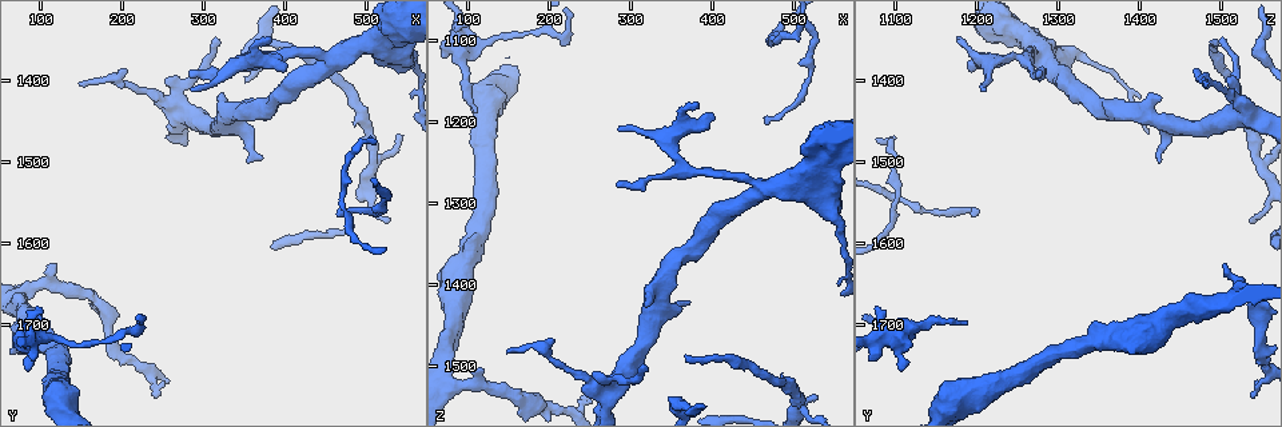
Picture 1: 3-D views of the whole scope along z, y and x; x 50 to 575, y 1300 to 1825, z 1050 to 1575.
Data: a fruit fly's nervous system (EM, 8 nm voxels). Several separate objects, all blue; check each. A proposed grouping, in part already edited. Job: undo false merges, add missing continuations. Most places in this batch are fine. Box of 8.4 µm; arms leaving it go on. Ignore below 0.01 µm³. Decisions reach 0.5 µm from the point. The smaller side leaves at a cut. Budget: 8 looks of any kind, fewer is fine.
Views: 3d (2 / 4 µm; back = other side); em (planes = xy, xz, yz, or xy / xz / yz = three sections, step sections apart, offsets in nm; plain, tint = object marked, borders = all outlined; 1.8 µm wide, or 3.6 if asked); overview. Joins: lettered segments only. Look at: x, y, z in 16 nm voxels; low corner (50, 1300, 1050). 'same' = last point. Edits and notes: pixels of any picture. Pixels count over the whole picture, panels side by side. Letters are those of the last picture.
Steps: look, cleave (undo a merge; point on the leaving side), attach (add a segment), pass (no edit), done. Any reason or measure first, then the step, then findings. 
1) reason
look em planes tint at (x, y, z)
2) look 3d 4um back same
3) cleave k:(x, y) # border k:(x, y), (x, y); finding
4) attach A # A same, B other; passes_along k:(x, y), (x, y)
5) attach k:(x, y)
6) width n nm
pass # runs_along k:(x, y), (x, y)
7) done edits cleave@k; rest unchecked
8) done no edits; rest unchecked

an open end
look em planes borders at (110, 1695, 1190)

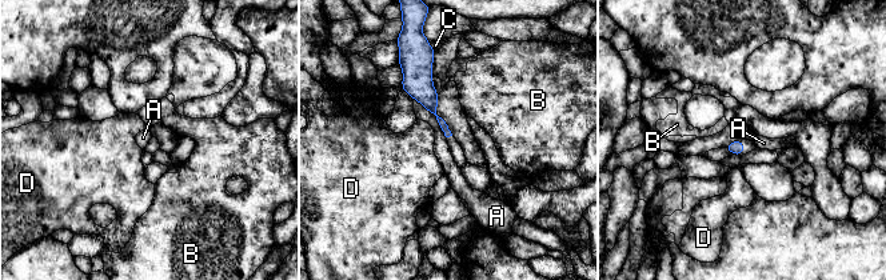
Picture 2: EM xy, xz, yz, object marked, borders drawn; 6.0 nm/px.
longest_contact A 320 nm
pass # A other, B other, C other, D other; border 2:(412, 96), (432, 115), (446, 138); no lettered segment goes on from it

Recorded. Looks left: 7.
free end
look em yz step 8 borders at (240, 1785, 1540)

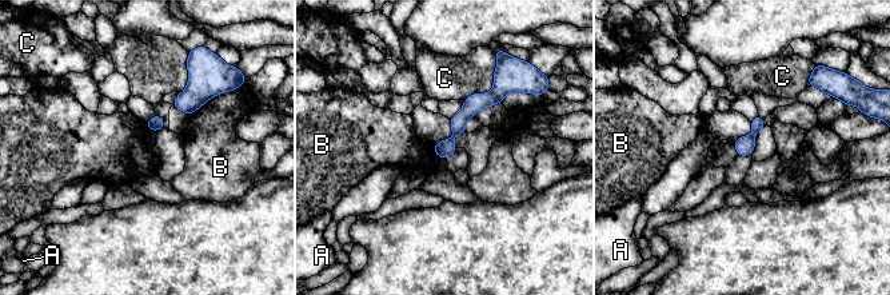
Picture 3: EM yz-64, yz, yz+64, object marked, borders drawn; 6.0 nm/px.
pass # A other, B other, C other; runs_along 3:(497, 88), (461, 118), (442, 154); no lettered segment goes on from it

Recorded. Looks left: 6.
tapers out
look 3d 4um at (525, 1570, 1535)

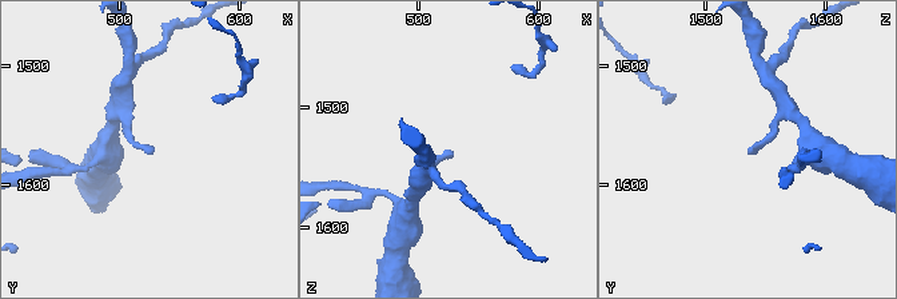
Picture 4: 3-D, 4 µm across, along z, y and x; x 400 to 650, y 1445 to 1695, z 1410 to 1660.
need the tissue
look em planes tint at (526, 1572, 1538)

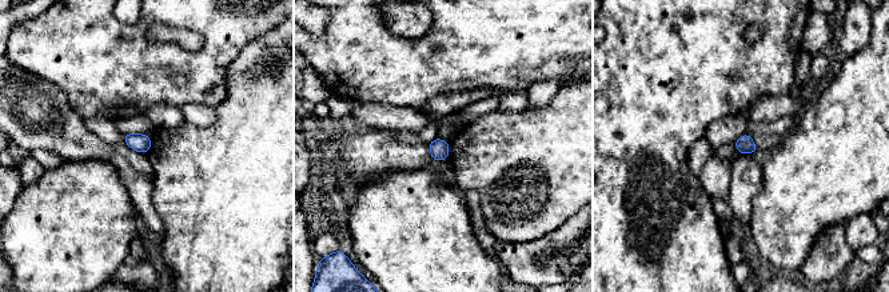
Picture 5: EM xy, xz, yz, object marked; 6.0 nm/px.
look em planes borders same

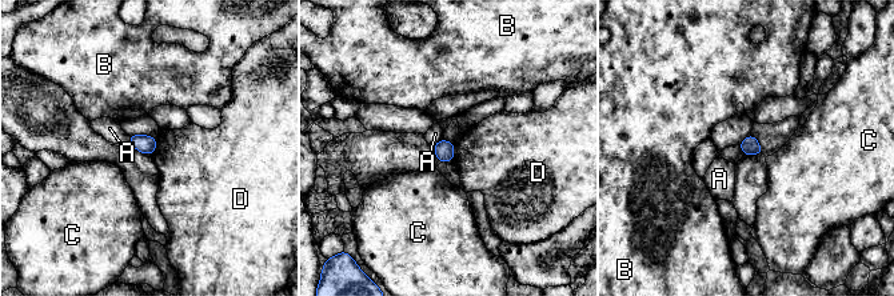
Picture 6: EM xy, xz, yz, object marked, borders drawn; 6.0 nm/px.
pass # A other, B other, C other, D other; border 6:(454, 143), (454, 158), (451, 160); no lettered segment goes on from it

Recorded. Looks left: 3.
done no edits; rest unchecked

